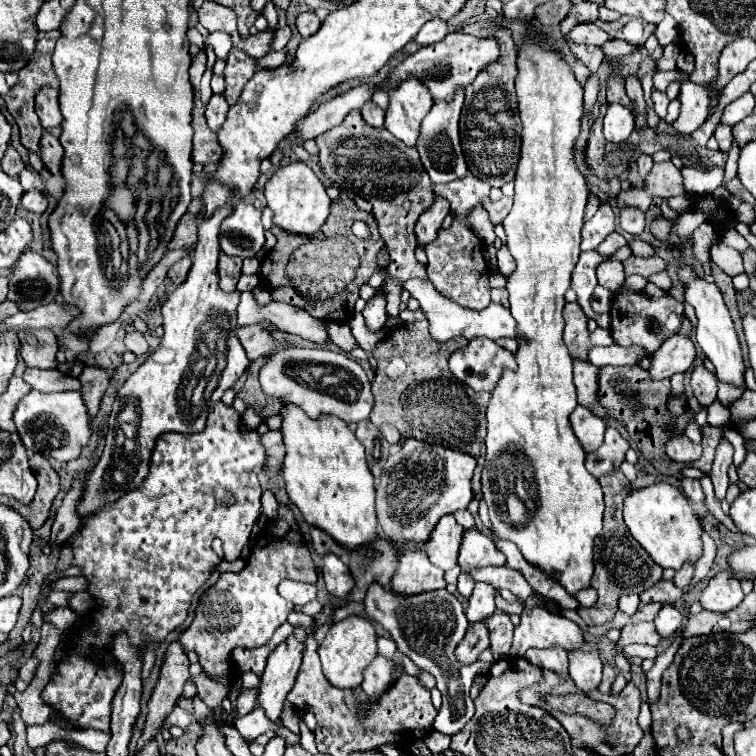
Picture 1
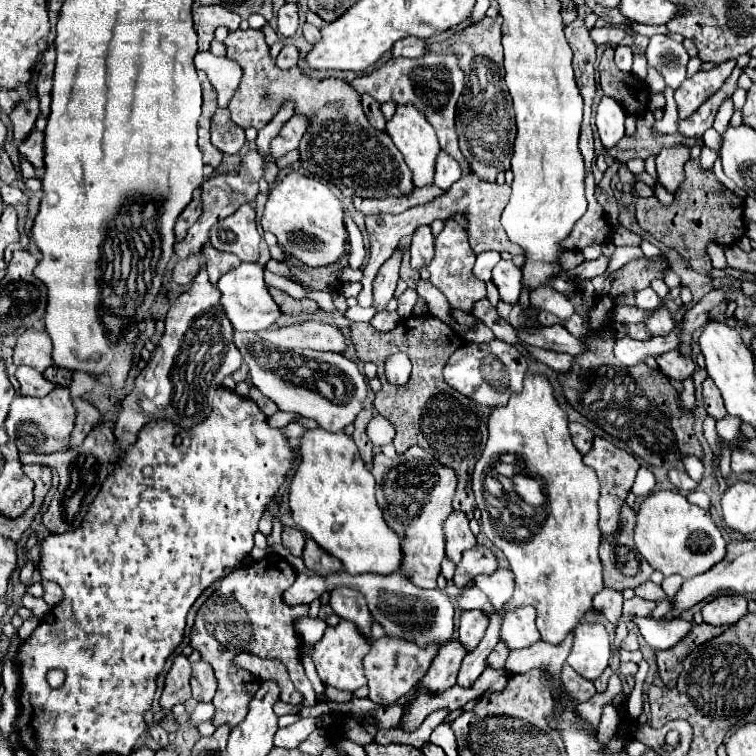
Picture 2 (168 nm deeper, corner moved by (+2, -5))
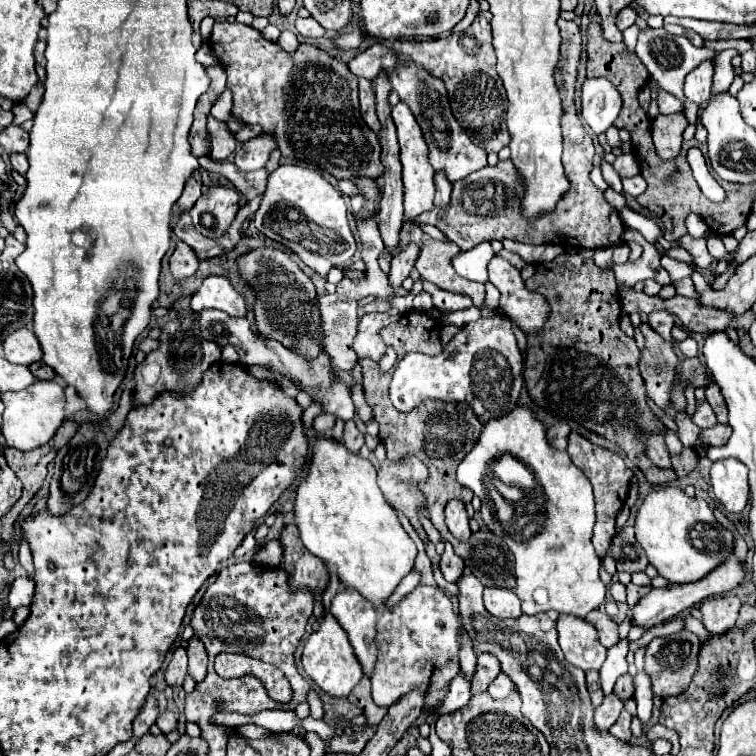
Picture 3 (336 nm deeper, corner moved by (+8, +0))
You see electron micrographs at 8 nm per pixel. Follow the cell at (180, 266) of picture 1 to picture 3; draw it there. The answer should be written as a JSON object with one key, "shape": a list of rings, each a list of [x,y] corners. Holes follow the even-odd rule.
{"shape":[[[177,242],[177,248],[175,252],[171,254],[169,258],[169,266],[171,266],[171,274],[181,280],[181,278],[187,278],[191,276],[197,268],[199,268],[199,260],[195,256],[195,252],[185,244],[185,242]]]}

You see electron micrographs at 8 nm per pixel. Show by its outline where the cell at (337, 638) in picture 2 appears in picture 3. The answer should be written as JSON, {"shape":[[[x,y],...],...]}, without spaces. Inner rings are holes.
{"shape":[[[325,614],[319,628],[307,638],[303,656],[301,656],[303,668],[307,676],[327,694],[331,696],[349,696],[349,692],[359,684],[363,678],[363,668],[353,652],[353,646],[347,640],[347,632],[341,628],[341,624],[331,616]]]}

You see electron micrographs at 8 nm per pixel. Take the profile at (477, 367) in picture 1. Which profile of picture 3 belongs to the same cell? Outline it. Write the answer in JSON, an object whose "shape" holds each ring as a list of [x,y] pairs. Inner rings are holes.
{"shape":[[[481,318],[461,328],[459,334],[443,348],[439,356],[425,356],[409,352],[395,368],[389,388],[391,402],[397,410],[409,412],[425,398],[439,398],[445,402],[469,404],[479,422],[499,418],[517,406],[523,386],[523,356],[511,332],[507,318]]]}

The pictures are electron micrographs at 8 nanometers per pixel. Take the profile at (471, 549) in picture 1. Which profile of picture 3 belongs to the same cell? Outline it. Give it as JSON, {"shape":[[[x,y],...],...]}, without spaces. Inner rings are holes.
{"shape":[[[445,542],[445,552],[441,556],[441,572],[445,576],[447,582],[457,582],[463,574],[463,560],[455,554],[453,546],[449,542]]]}

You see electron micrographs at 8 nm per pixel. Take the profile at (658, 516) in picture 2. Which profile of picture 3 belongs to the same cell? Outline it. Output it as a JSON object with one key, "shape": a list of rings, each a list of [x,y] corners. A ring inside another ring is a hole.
{"shape":[[[659,486],[649,492],[635,518],[635,536],[653,564],[669,582],[697,582],[733,552],[733,534],[713,516],[703,498],[689,498],[679,486]]]}

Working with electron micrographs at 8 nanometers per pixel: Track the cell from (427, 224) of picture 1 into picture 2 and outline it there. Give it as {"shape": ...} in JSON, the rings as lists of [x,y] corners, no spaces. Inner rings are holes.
{"shape":[[[419,227],[413,235],[413,241],[411,241],[411,267],[415,271],[419,271],[421,267],[427,267],[433,259],[433,241],[435,237],[431,235],[431,229],[429,227]]]}

